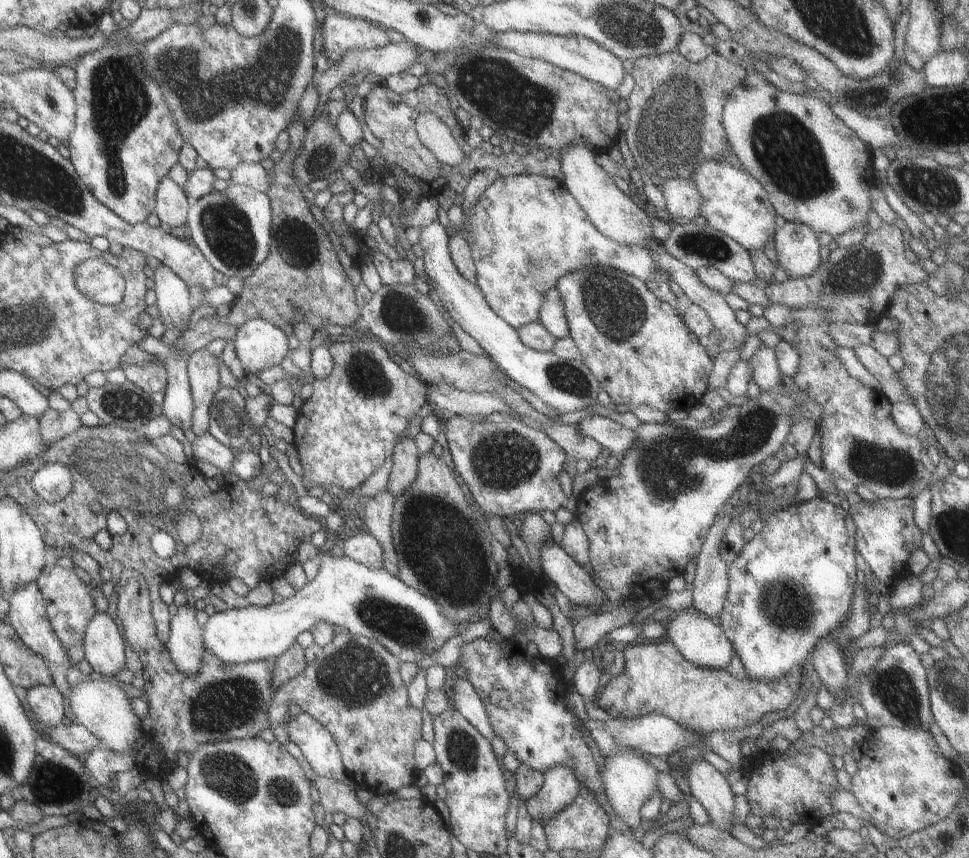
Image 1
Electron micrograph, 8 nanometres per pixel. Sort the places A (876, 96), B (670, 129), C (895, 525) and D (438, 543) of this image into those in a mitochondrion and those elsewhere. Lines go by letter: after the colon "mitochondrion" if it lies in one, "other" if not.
A: mitochondrion
B: mitochondrion
C: other
D: mitochondrion

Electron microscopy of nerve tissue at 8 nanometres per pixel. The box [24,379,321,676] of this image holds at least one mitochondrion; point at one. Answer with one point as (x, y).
(104, 466)

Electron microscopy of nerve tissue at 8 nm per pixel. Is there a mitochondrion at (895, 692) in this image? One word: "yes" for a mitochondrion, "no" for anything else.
yes

